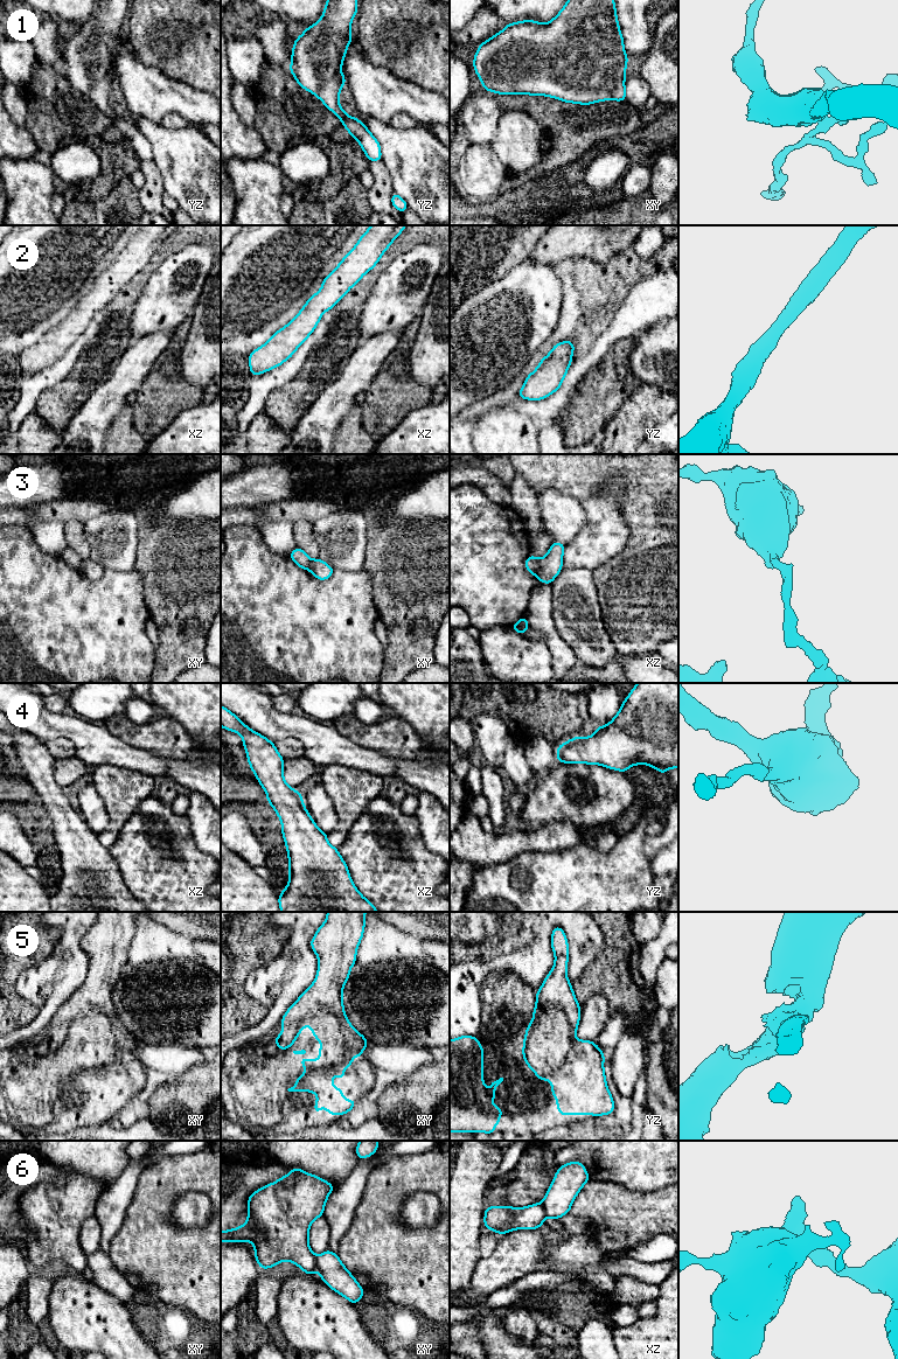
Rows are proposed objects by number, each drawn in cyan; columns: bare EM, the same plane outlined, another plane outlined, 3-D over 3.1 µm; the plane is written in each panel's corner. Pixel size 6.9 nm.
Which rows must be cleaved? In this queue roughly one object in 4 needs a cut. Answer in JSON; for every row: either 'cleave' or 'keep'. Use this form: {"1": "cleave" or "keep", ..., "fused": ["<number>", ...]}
{"1": "keep", "2": "keep", "3": "cleave", "4": "keep", "5": "keep", "6": "cleave", "fused": ["3", "6"]}

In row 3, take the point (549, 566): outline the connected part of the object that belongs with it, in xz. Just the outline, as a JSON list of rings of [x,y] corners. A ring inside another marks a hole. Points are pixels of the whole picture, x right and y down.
[[[554,542],[548,553],[538,559],[537,578],[540,583],[551,585],[563,567],[563,553],[565,545],[559,542]]]

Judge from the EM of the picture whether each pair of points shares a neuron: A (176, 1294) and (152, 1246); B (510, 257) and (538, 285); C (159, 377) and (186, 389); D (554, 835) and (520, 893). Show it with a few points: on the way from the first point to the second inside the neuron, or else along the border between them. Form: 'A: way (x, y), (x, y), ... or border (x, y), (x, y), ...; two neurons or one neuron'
A: way (176, 1282), (176, 1270), (164, 1258); one neuron
B: border (526, 259), (495, 280); two neurons
C: way (166, 384), (171, 389), (179, 389); one neuron
D: border (570, 847), (563, 850), (524, 851), (516, 857); two neurons

